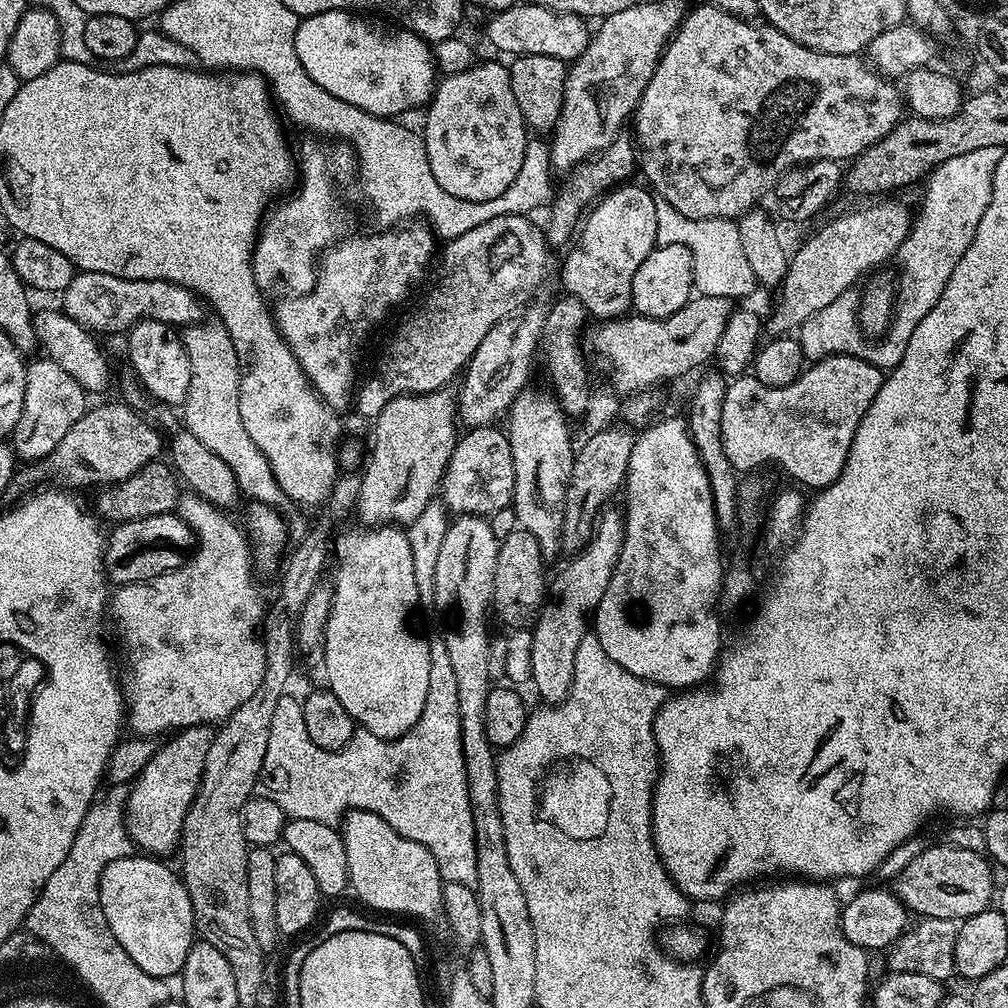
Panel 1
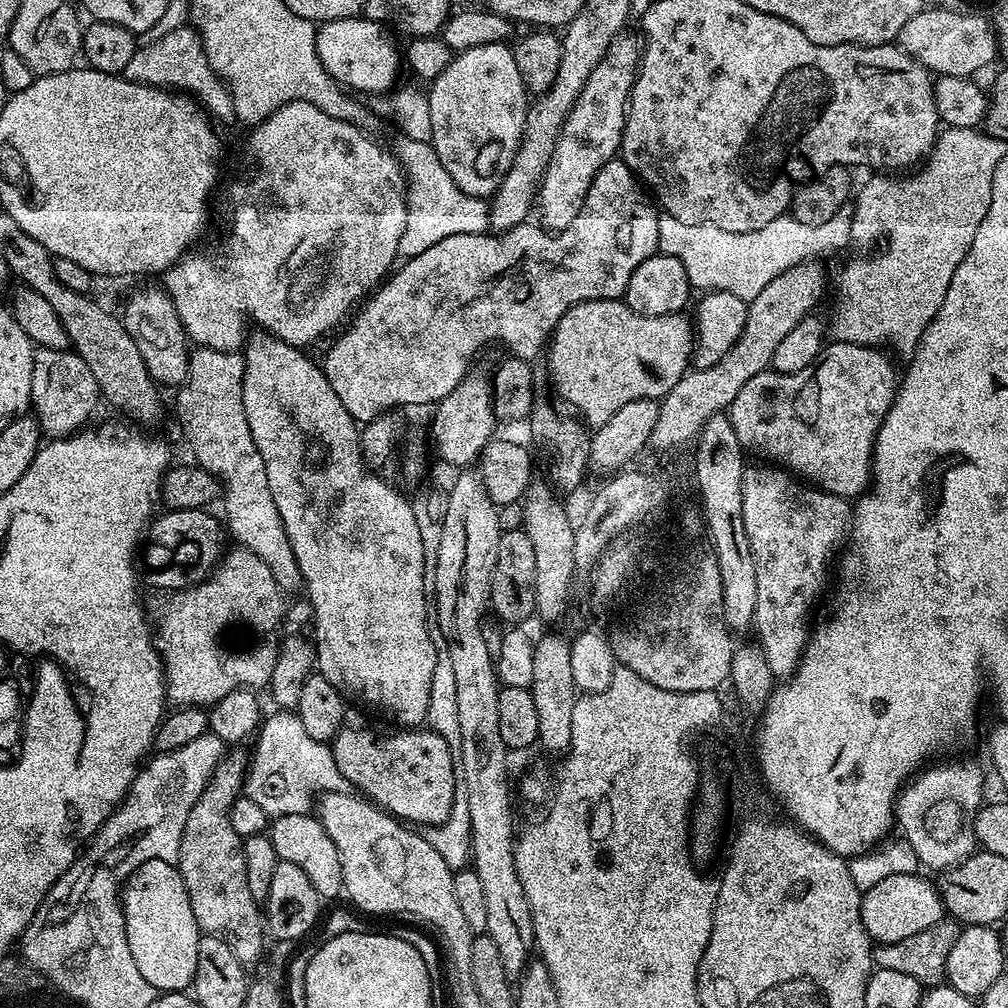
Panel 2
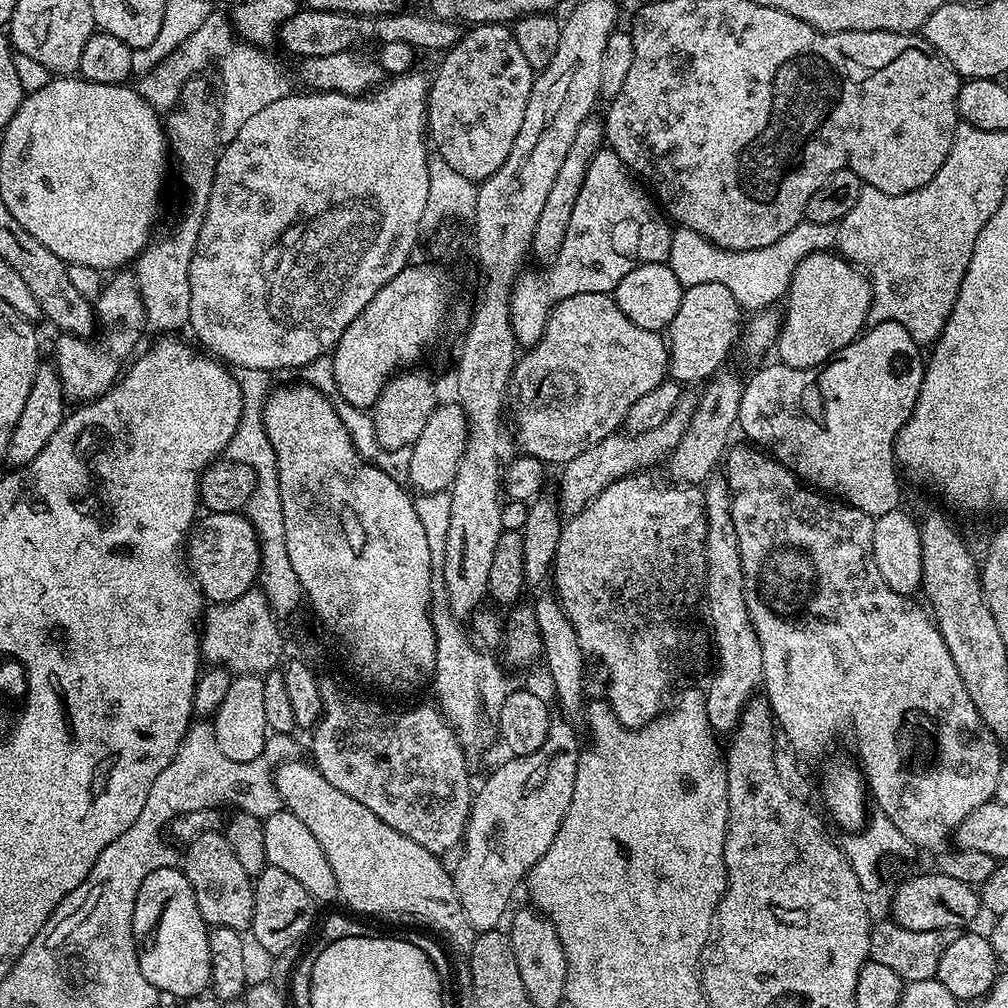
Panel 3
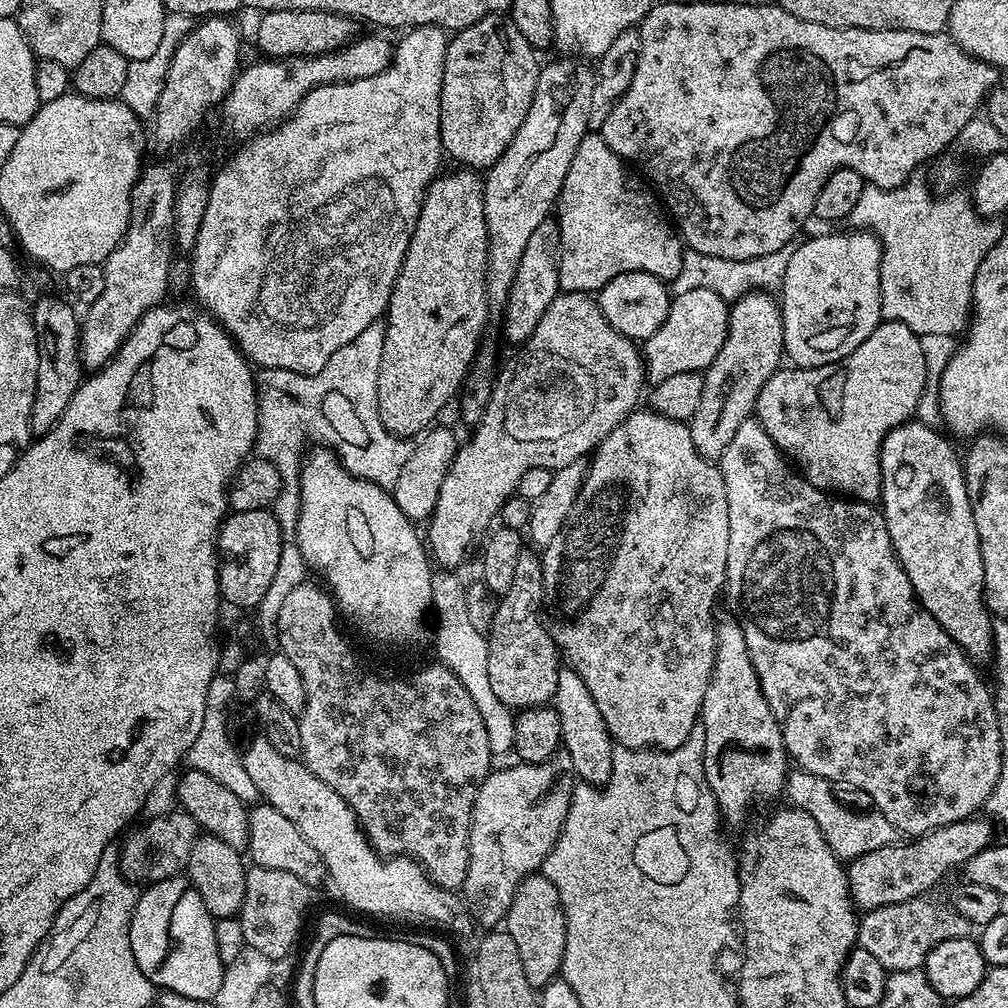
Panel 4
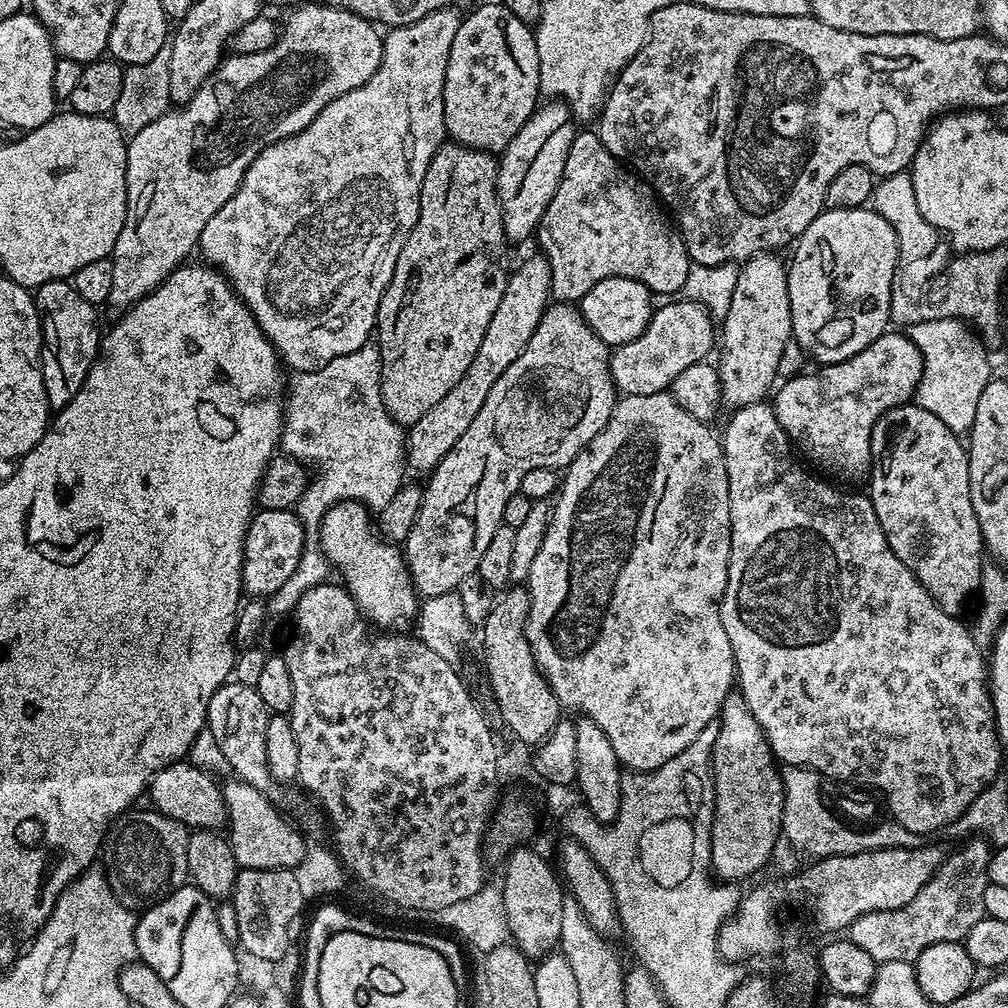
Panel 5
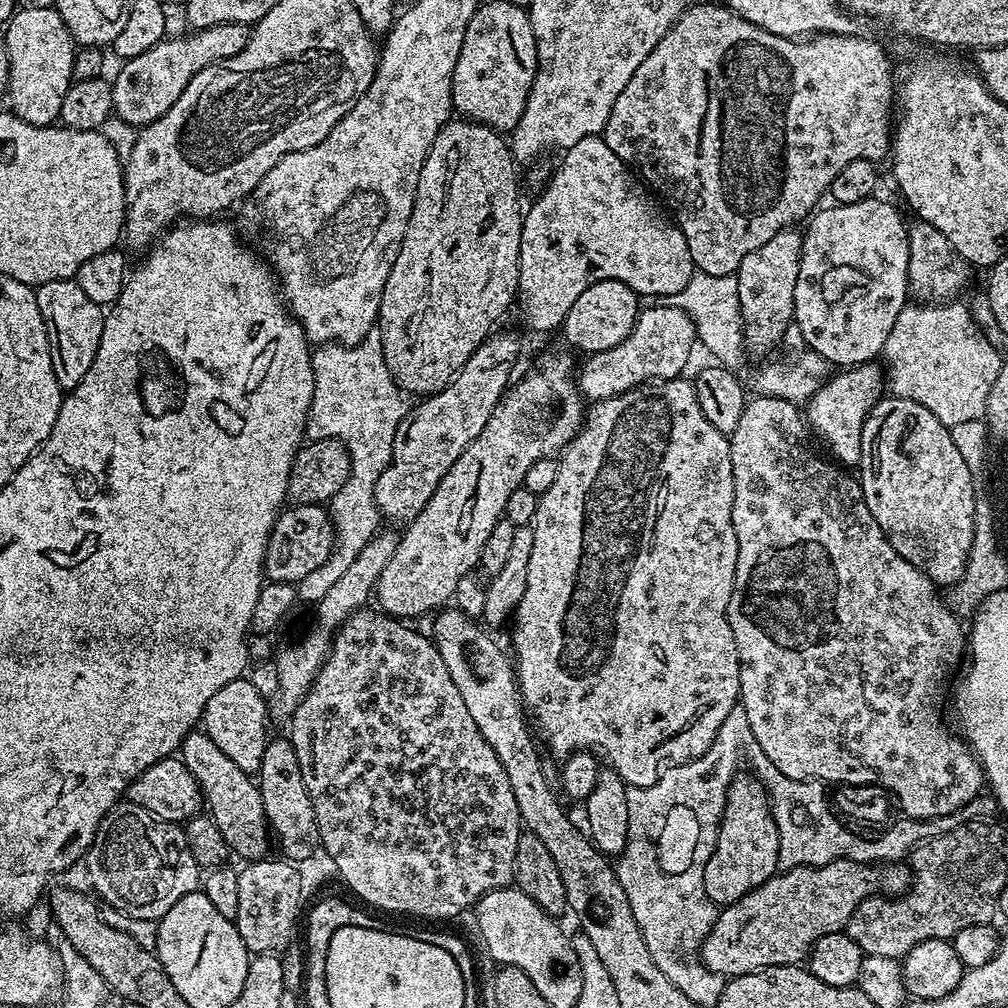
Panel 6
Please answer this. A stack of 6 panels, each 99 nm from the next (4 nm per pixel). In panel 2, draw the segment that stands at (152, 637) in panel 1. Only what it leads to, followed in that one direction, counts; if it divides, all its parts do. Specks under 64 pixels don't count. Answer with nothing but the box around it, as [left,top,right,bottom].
[154,546,284,706]

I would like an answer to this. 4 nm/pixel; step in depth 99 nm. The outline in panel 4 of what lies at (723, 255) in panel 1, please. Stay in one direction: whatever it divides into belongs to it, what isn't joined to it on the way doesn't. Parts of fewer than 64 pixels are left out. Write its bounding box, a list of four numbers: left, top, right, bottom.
[670,244,796,302]

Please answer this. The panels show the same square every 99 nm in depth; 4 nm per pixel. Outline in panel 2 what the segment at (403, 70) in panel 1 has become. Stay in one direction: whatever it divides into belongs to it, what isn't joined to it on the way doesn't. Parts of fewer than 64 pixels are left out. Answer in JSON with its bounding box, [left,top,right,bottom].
[316,18,402,94]

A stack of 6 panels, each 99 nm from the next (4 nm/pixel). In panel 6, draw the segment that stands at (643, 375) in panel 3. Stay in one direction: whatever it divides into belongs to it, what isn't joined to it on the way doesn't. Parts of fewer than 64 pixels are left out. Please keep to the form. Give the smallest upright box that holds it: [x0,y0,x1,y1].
[374,352,586,618]

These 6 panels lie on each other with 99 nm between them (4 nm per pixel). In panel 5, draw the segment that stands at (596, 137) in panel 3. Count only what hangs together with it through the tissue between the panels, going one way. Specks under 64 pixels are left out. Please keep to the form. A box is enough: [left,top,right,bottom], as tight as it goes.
[406,254,552,474]

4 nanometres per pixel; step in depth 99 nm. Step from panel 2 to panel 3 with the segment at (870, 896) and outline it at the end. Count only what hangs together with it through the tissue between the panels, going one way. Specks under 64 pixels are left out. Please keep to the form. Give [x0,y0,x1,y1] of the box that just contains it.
[890,870,982,930]

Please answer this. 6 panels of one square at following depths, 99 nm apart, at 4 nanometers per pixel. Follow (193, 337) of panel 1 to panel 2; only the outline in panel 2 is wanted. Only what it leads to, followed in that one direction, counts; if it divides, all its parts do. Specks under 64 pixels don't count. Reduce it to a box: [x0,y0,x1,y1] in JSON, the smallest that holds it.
[176,347,304,591]

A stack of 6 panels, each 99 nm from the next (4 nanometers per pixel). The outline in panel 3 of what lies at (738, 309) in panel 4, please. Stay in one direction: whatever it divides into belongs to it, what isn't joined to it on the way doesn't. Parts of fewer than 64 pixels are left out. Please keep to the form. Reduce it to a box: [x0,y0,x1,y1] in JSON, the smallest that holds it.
[667,370,744,486]

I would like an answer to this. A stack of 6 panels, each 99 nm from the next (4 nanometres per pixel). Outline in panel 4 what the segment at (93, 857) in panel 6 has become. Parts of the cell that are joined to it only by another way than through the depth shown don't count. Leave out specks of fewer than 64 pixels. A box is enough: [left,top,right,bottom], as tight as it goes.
[118,810,198,886]

